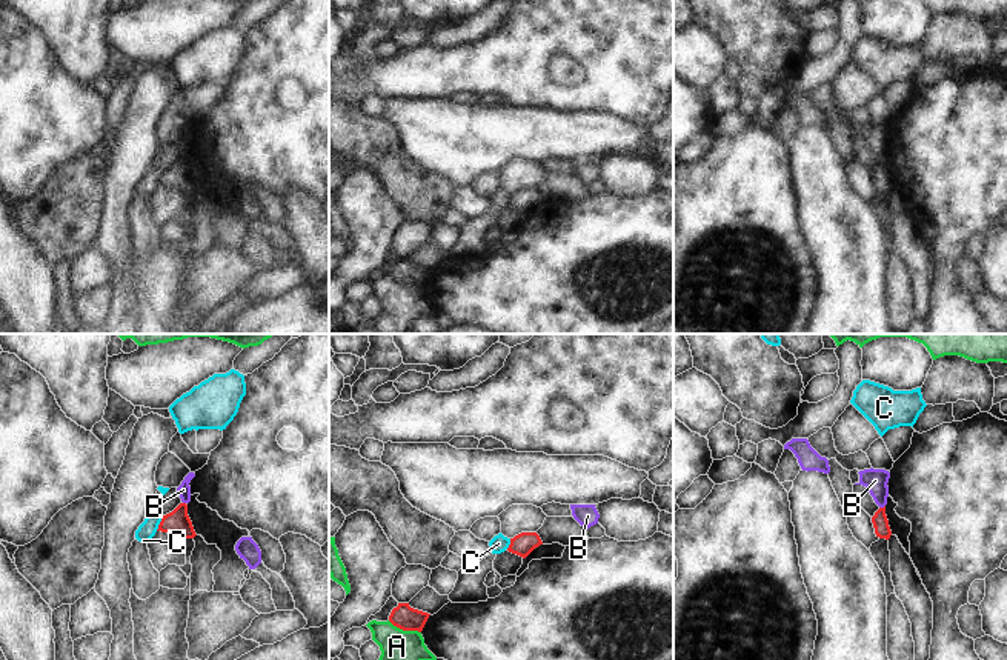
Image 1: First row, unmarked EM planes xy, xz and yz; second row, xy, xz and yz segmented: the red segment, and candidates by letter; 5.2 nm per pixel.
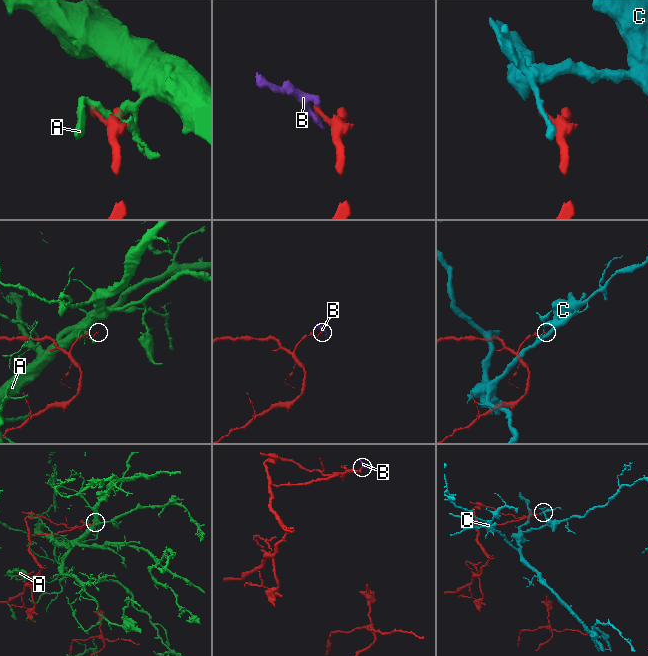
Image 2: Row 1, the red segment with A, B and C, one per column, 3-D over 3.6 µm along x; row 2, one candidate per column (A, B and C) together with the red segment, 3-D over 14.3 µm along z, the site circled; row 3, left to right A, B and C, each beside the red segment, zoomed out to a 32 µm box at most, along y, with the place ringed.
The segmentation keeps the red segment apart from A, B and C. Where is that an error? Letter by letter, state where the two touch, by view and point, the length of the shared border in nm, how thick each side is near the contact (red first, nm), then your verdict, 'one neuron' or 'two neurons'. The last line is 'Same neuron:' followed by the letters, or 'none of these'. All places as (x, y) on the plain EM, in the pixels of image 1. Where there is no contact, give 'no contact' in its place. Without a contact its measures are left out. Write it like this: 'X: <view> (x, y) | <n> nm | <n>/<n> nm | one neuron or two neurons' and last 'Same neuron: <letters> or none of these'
A: xz (405, 285) | 190 nm | 130/200 nm | two neurons
B: yz (881, 163) | 40 nm | 80/120 nm | two neurons
C: xy (160, 179) | 80 nm | 130/90 nm | two neurons
Same neuron: none of these

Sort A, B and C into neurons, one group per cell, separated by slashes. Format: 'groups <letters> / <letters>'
groups A / B / C

